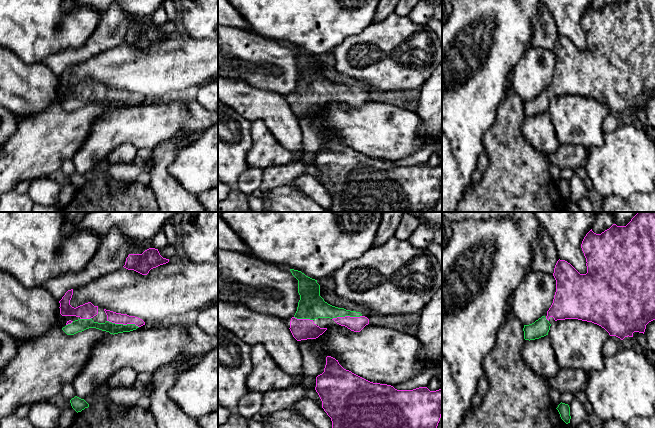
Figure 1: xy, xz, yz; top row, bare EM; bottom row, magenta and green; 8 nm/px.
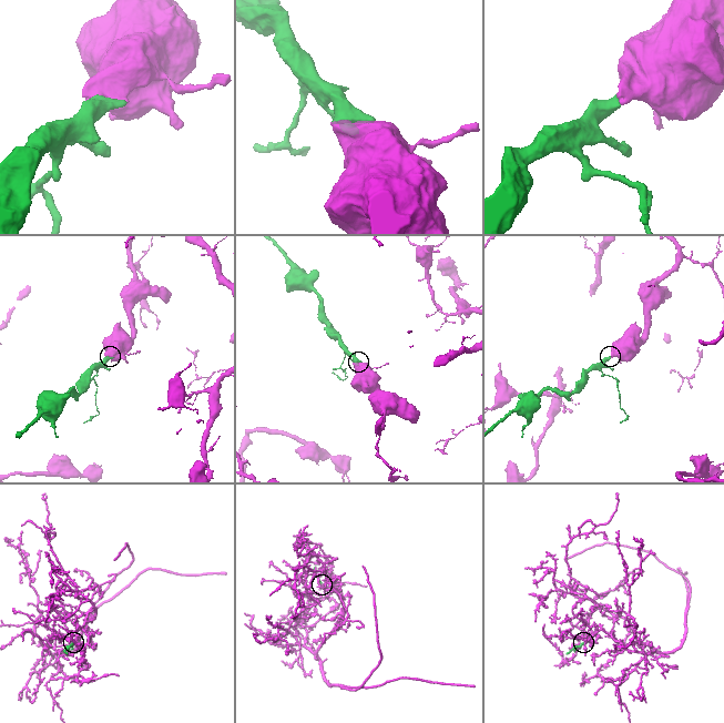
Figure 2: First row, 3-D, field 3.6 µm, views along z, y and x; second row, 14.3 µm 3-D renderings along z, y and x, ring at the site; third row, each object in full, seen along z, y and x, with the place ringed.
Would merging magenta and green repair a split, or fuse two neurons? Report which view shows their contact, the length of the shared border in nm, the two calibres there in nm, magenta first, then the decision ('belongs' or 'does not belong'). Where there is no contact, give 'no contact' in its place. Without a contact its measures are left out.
meets magenta in xy; contact 260 nm long; 90 nm thick on the magenta side, 90 nm on the other; belongs

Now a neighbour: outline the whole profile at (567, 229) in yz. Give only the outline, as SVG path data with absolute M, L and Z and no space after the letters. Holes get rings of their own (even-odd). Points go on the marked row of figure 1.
M534 212L534 215L552 238L558 258L570 263L580 274L586 274L581 244L592 229L595 212Z

